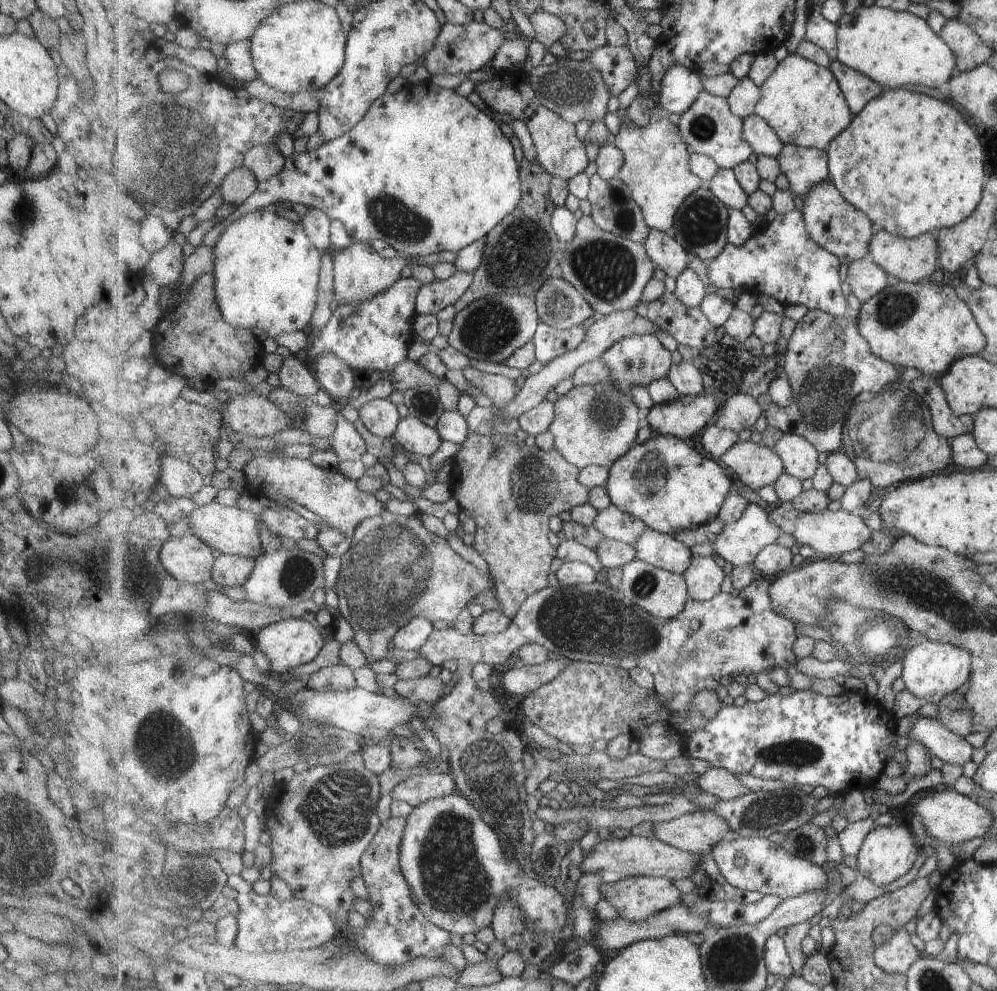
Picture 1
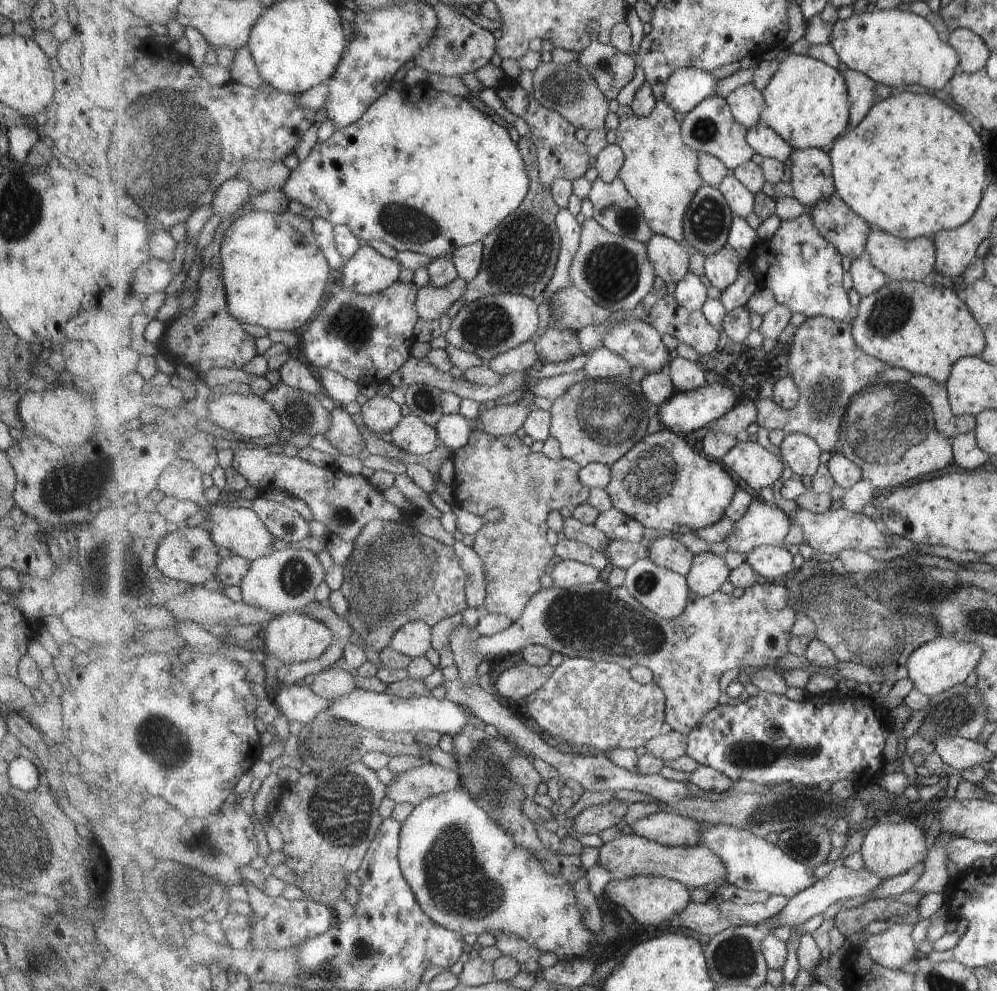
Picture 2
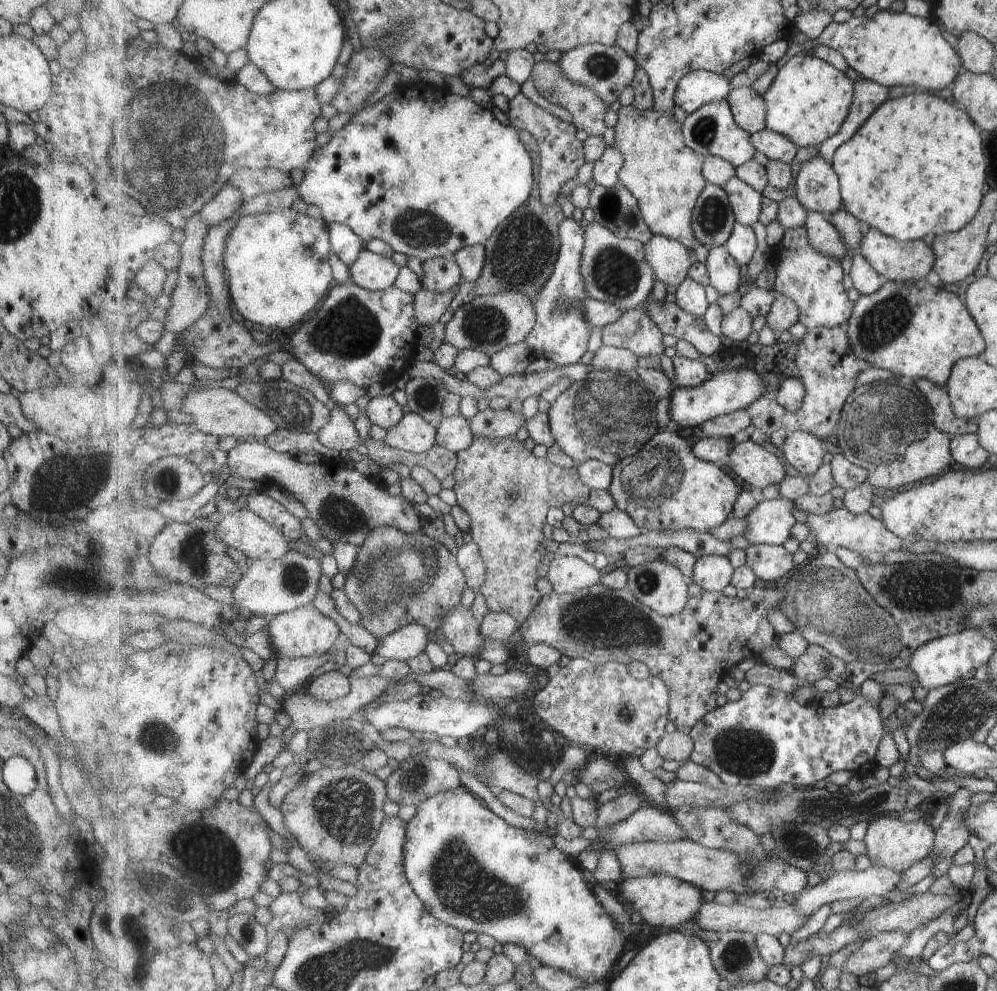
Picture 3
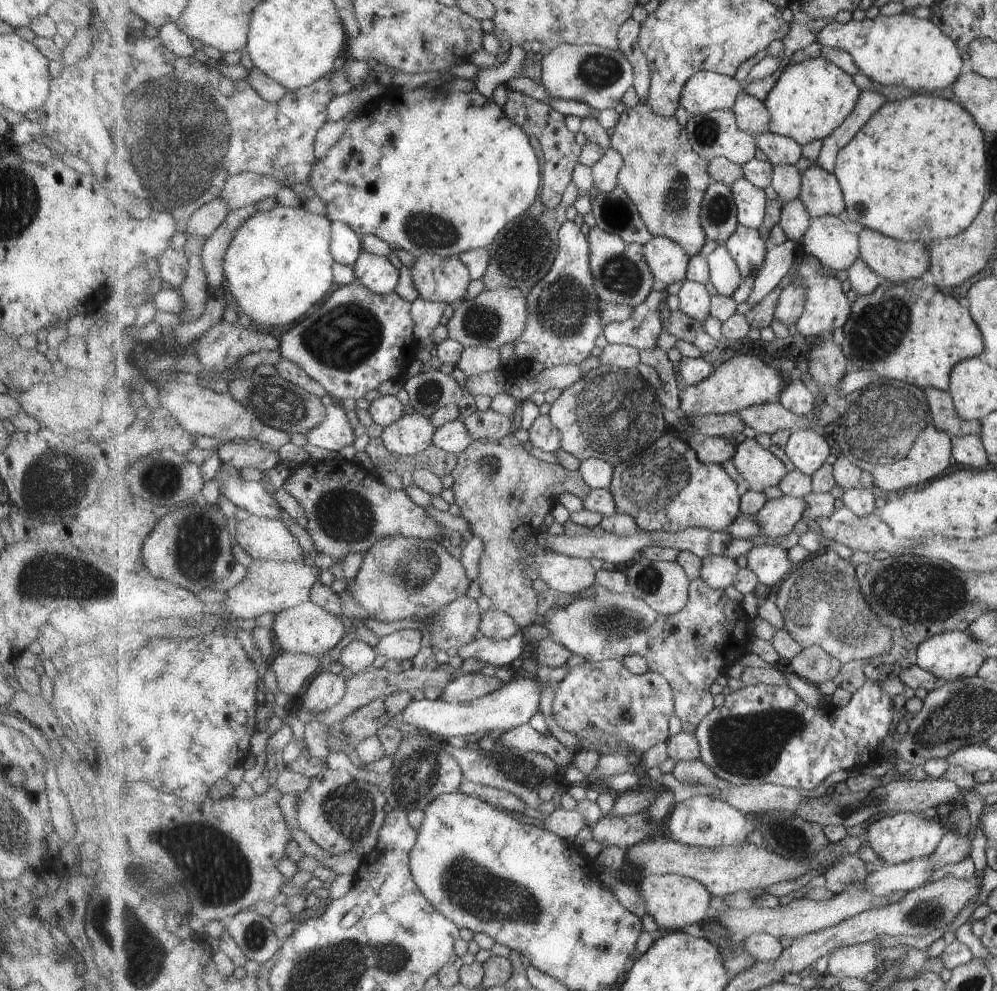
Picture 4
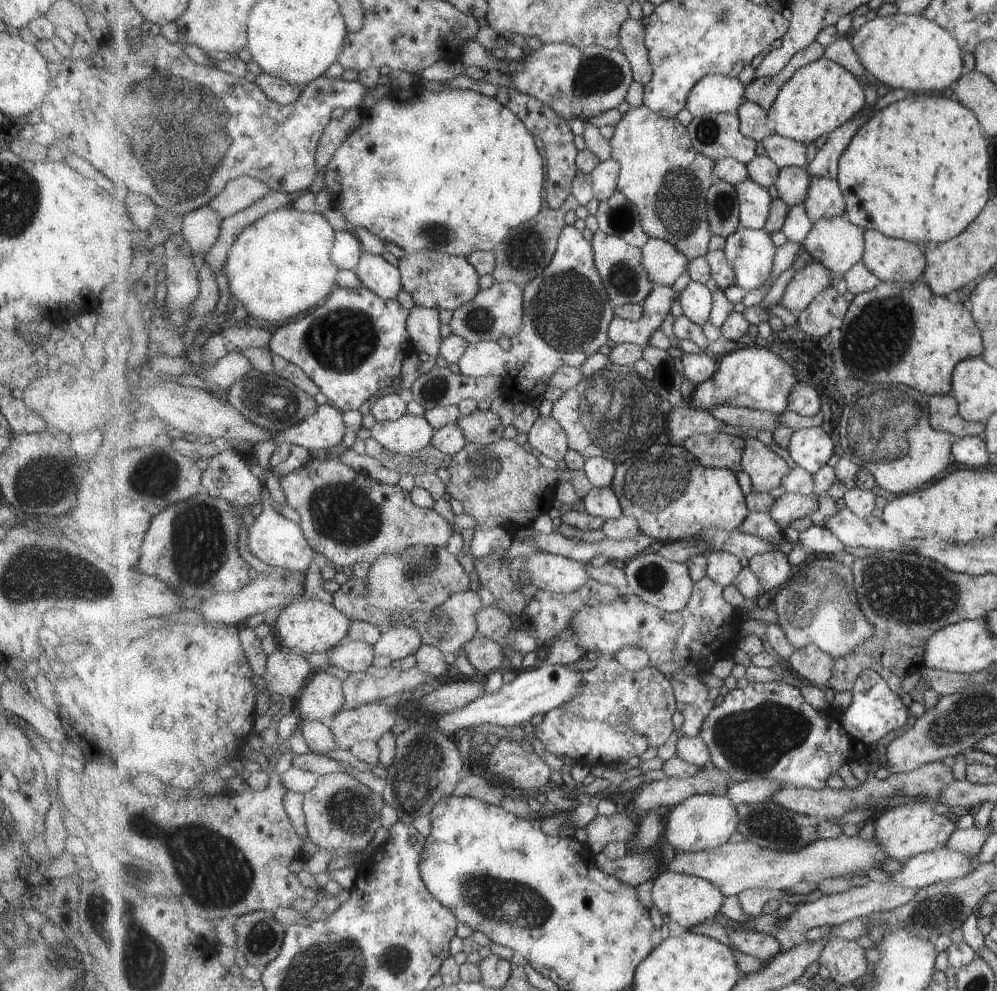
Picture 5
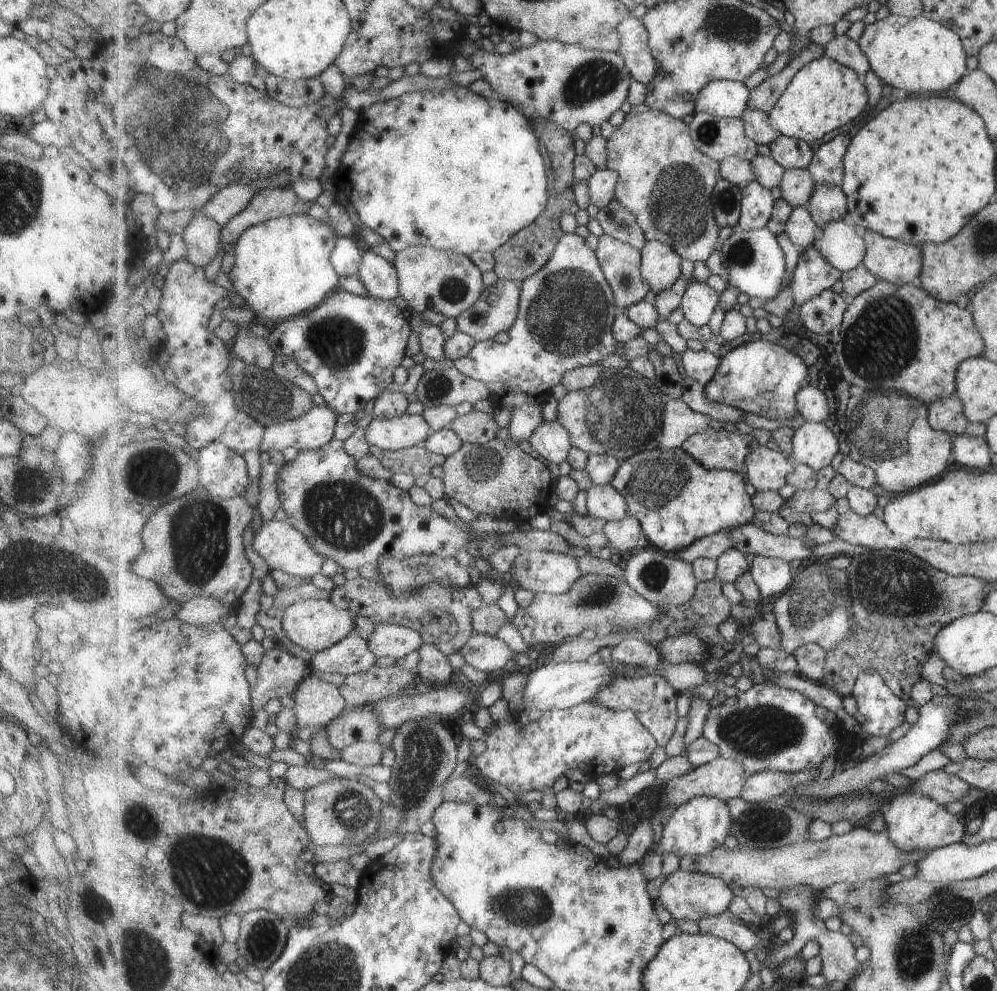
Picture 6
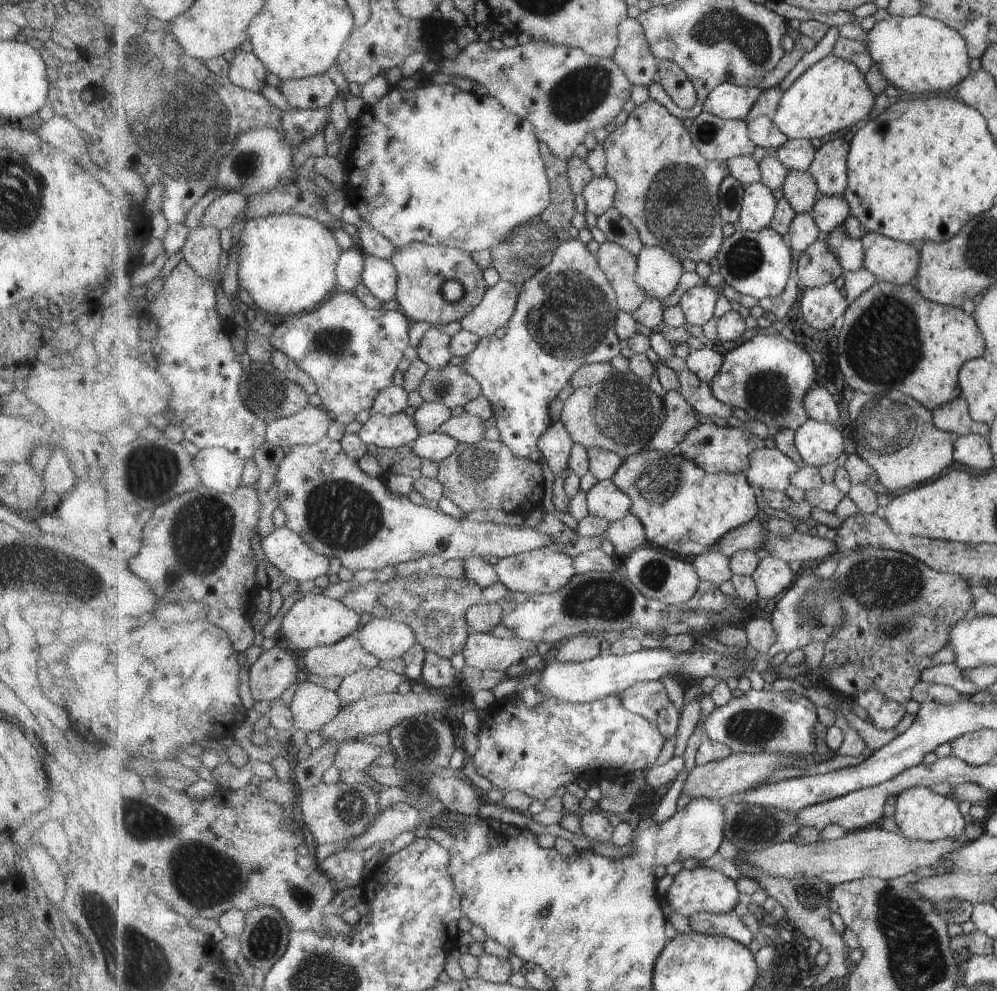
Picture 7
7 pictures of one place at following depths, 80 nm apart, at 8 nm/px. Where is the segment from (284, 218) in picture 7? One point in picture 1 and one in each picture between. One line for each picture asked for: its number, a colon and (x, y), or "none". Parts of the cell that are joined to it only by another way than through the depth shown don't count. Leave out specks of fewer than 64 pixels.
1: (268, 271)
2: (275, 273)
3: (279, 272)
4: (280, 267)
5: (280, 268)
6: (283, 268)

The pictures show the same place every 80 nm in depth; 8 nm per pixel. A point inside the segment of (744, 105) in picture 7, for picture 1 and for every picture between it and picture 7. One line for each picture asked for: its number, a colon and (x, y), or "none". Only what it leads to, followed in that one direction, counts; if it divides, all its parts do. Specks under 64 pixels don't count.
1: (681, 86)
2: (688, 87)
3: (695, 89)
4: (705, 91)
5: (719, 94)
6: (724, 98)

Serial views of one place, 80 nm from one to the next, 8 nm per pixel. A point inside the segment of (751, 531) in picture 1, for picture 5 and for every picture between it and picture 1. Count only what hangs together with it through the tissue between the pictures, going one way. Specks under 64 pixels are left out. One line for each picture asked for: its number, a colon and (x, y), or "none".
2: (764, 525)
3: (770, 523)
4: (778, 517)
5: (789, 507)

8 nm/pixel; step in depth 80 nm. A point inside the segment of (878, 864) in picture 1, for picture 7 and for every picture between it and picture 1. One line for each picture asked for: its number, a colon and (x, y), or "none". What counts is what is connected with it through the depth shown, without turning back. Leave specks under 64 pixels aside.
2: (889, 849)
3: (889, 842)
4: (898, 839)
5: (908, 830)
6: (916, 822)
7: (921, 814)

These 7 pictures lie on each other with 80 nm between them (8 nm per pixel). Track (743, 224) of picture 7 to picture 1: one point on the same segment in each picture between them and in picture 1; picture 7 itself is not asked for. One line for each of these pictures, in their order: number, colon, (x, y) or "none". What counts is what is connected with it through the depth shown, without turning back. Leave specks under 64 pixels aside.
1: (726, 186)
2: (742, 202)
3: (747, 202)
4: (751, 201)
5: (755, 201)
6: (757, 204)

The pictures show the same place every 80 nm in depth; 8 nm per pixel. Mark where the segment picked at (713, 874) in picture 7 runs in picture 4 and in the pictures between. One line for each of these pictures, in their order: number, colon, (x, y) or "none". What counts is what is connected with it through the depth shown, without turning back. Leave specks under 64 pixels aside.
4: (674, 902)
5: (686, 900)
6: (685, 895)

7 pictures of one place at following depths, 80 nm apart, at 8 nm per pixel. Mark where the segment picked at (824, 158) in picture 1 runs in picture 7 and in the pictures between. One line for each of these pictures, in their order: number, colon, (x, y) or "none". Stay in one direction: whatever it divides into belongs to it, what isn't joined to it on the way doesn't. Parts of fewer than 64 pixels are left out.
2: (812, 181)
3: (817, 185)
4: (822, 194)
5: (825, 198)
6: (829, 203)
7: (830, 212)

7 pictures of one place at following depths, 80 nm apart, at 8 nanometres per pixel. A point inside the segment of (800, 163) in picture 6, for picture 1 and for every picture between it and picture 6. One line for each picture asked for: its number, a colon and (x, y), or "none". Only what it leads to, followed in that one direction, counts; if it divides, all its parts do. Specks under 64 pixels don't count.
1: (764, 140)
2: (766, 142)
3: (773, 145)
4: (779, 149)
5: (786, 152)

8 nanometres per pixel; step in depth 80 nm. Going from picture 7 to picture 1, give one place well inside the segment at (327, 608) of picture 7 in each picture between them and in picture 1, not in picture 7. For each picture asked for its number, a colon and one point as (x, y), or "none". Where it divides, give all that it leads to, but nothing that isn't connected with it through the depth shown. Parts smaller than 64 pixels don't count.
1: (288, 644)
2: (296, 637)
3: (305, 632)
4: (307, 628)
5: (308, 626)
6: (315, 625)

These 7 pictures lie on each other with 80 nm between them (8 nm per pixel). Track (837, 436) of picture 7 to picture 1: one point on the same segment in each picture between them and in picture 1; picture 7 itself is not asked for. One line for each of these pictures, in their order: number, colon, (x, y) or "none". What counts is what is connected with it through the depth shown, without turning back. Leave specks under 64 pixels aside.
1: (801, 458)
2: (802, 453)
3: (804, 451)
4: (808, 450)
5: (812, 448)
6: (815, 444)

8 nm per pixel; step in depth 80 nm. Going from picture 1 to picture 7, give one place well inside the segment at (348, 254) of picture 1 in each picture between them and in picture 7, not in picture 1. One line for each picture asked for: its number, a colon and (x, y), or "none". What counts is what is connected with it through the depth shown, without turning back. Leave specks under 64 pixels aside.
2: (366, 272)
3: (371, 271)
4: (379, 274)
5: (385, 279)
6: (379, 276)
7: (381, 278)

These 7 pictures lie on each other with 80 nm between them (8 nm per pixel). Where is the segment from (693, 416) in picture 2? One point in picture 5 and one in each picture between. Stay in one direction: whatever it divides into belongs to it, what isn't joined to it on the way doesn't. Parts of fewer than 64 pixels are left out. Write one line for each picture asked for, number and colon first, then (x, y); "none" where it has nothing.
3: (735, 389)
4: (742, 381)
5: (756, 377)

